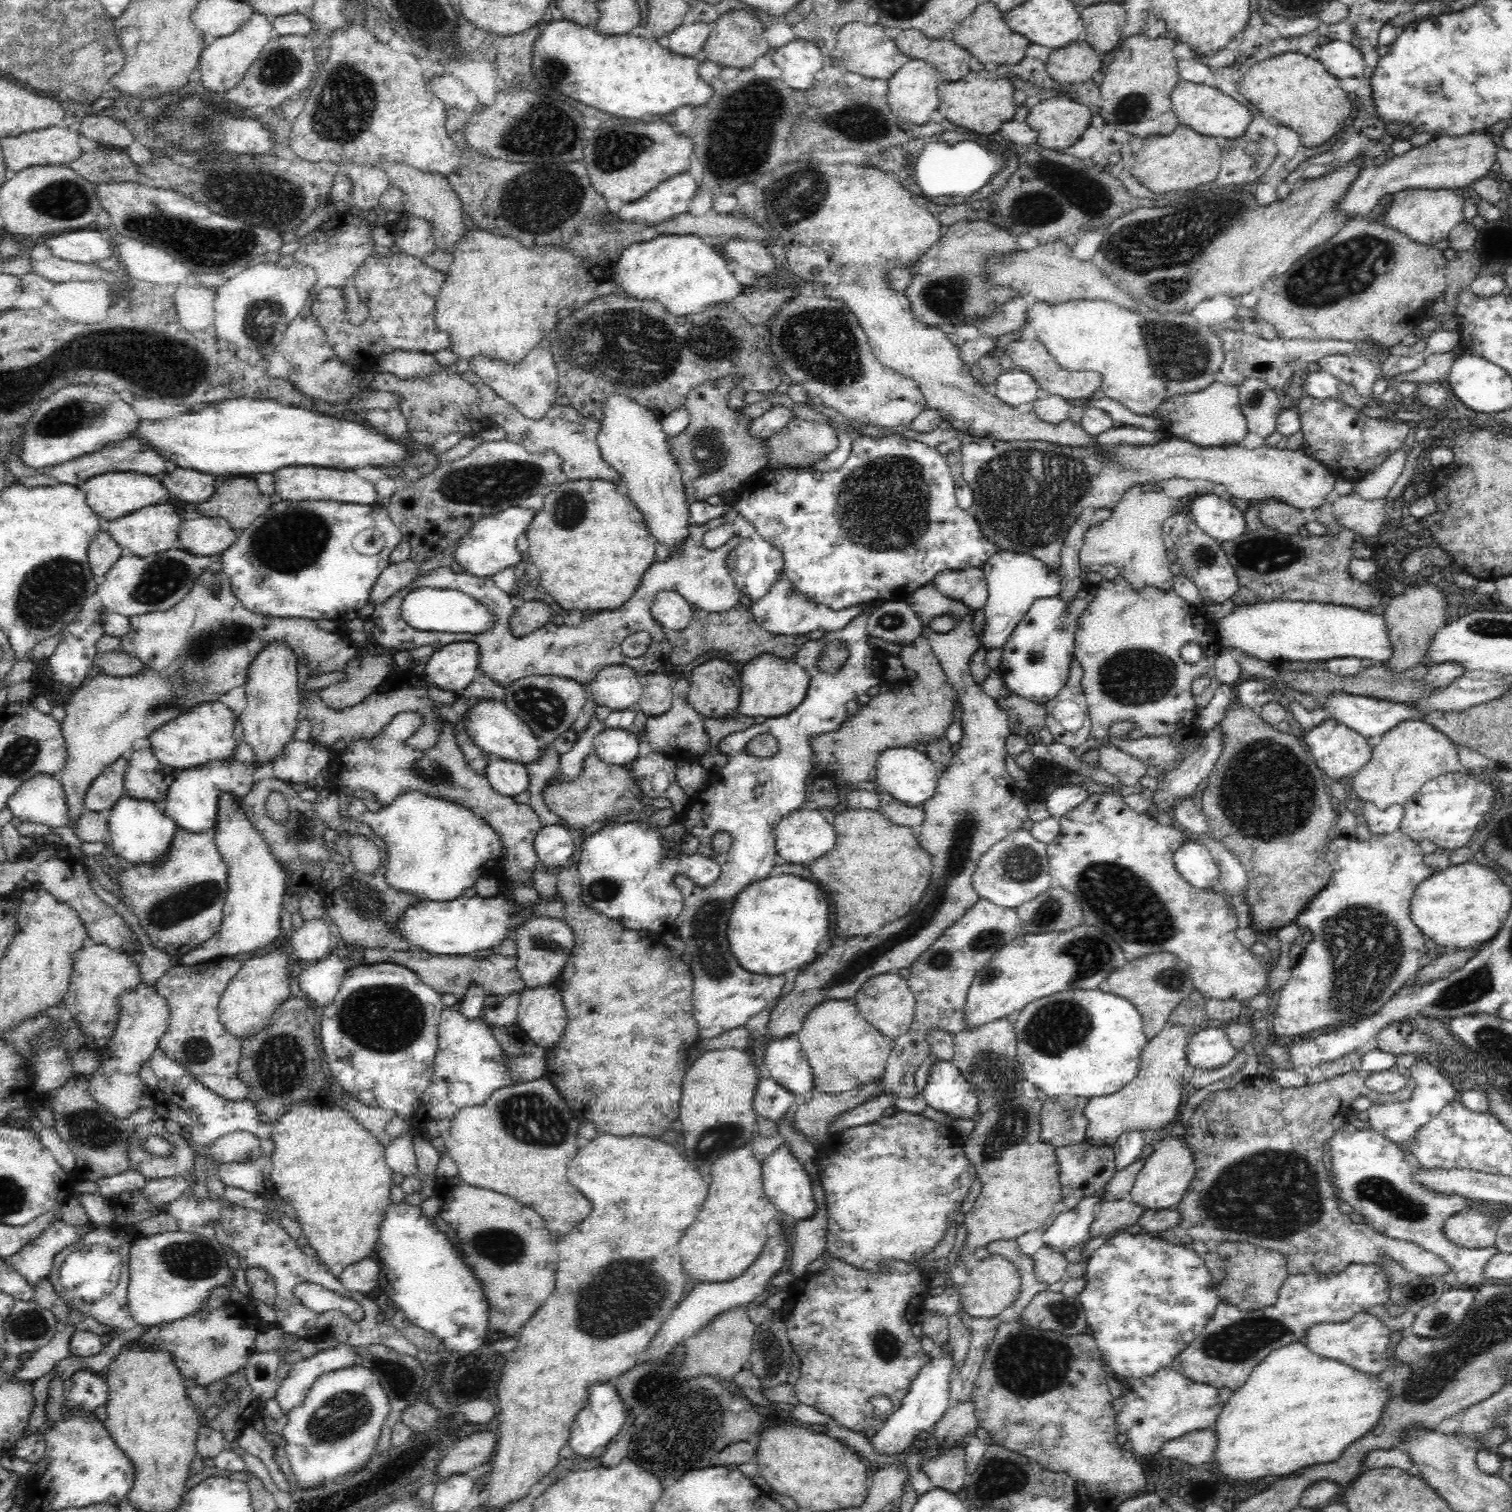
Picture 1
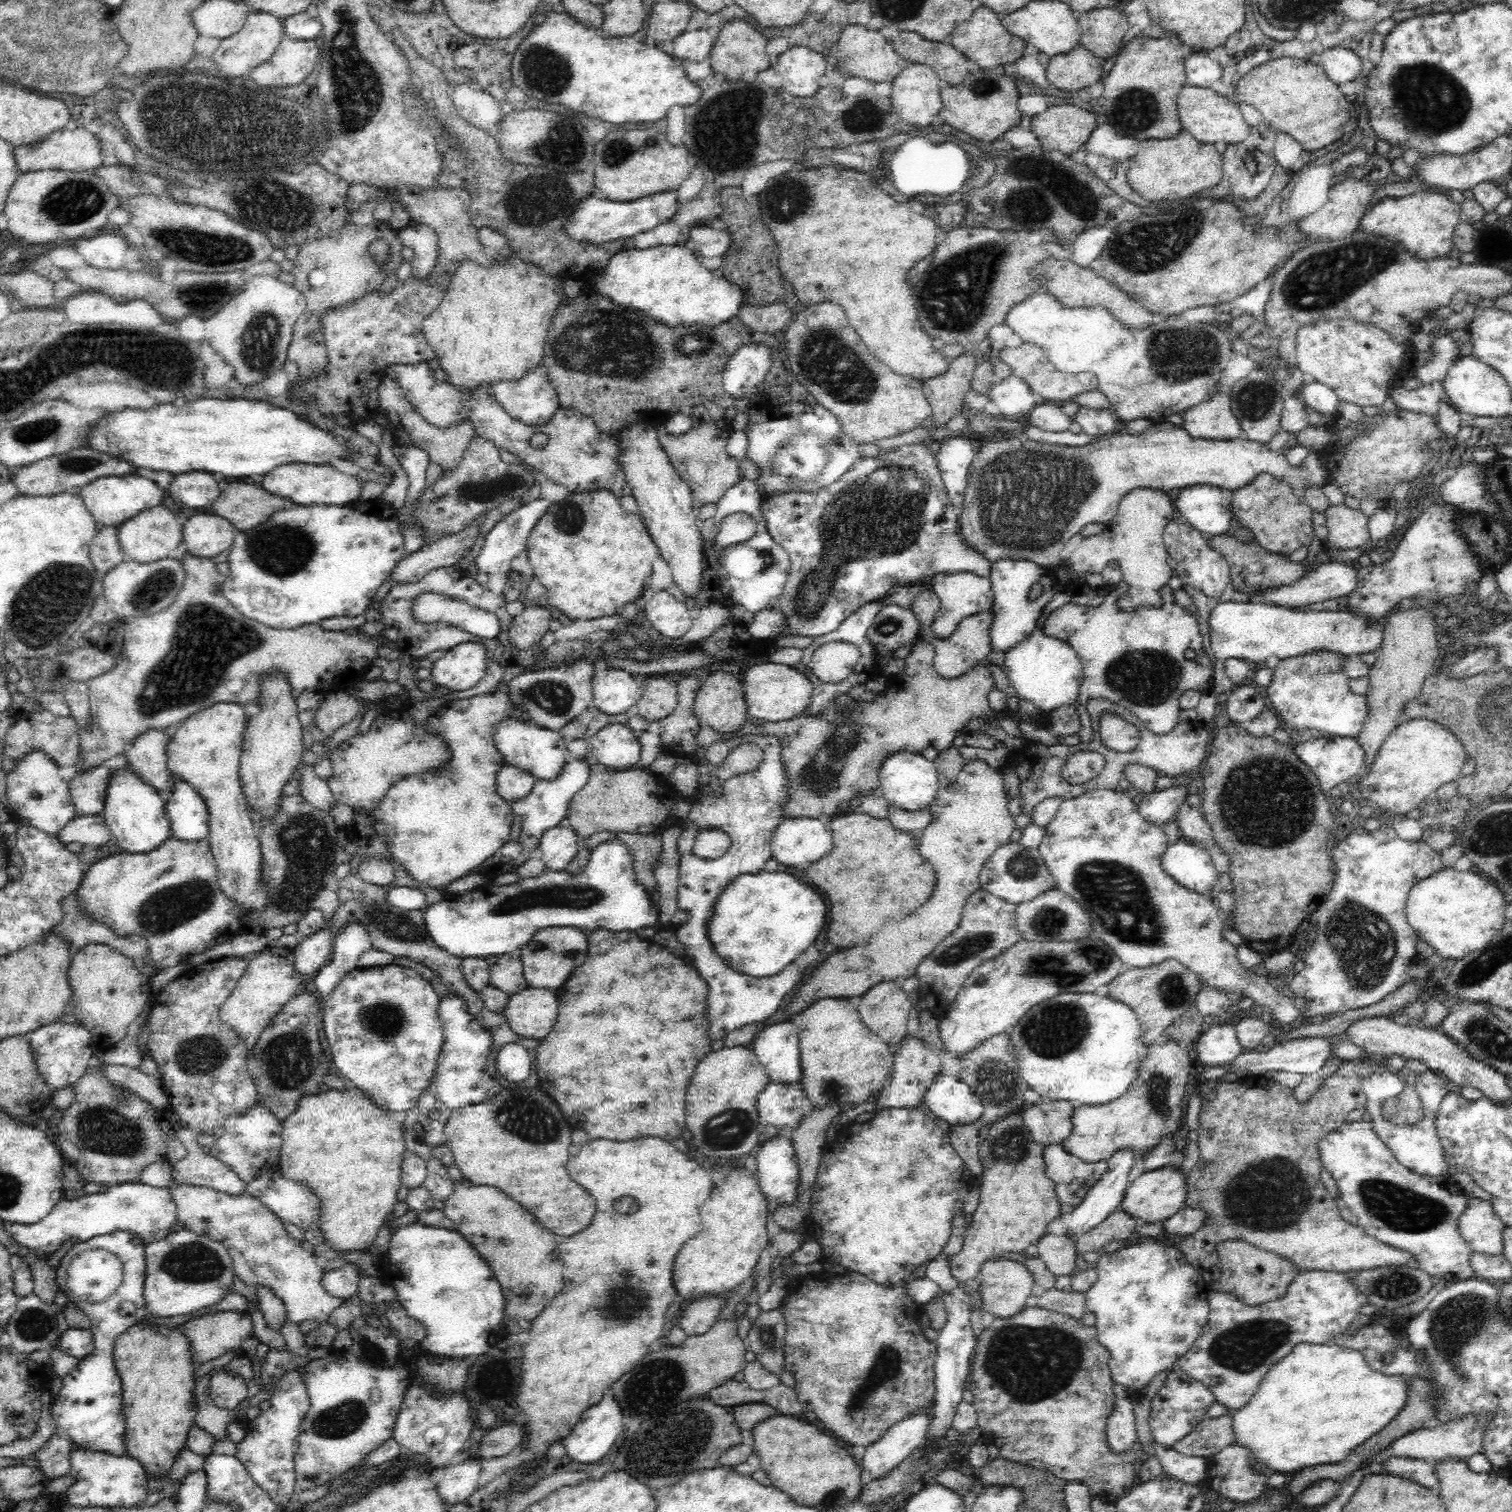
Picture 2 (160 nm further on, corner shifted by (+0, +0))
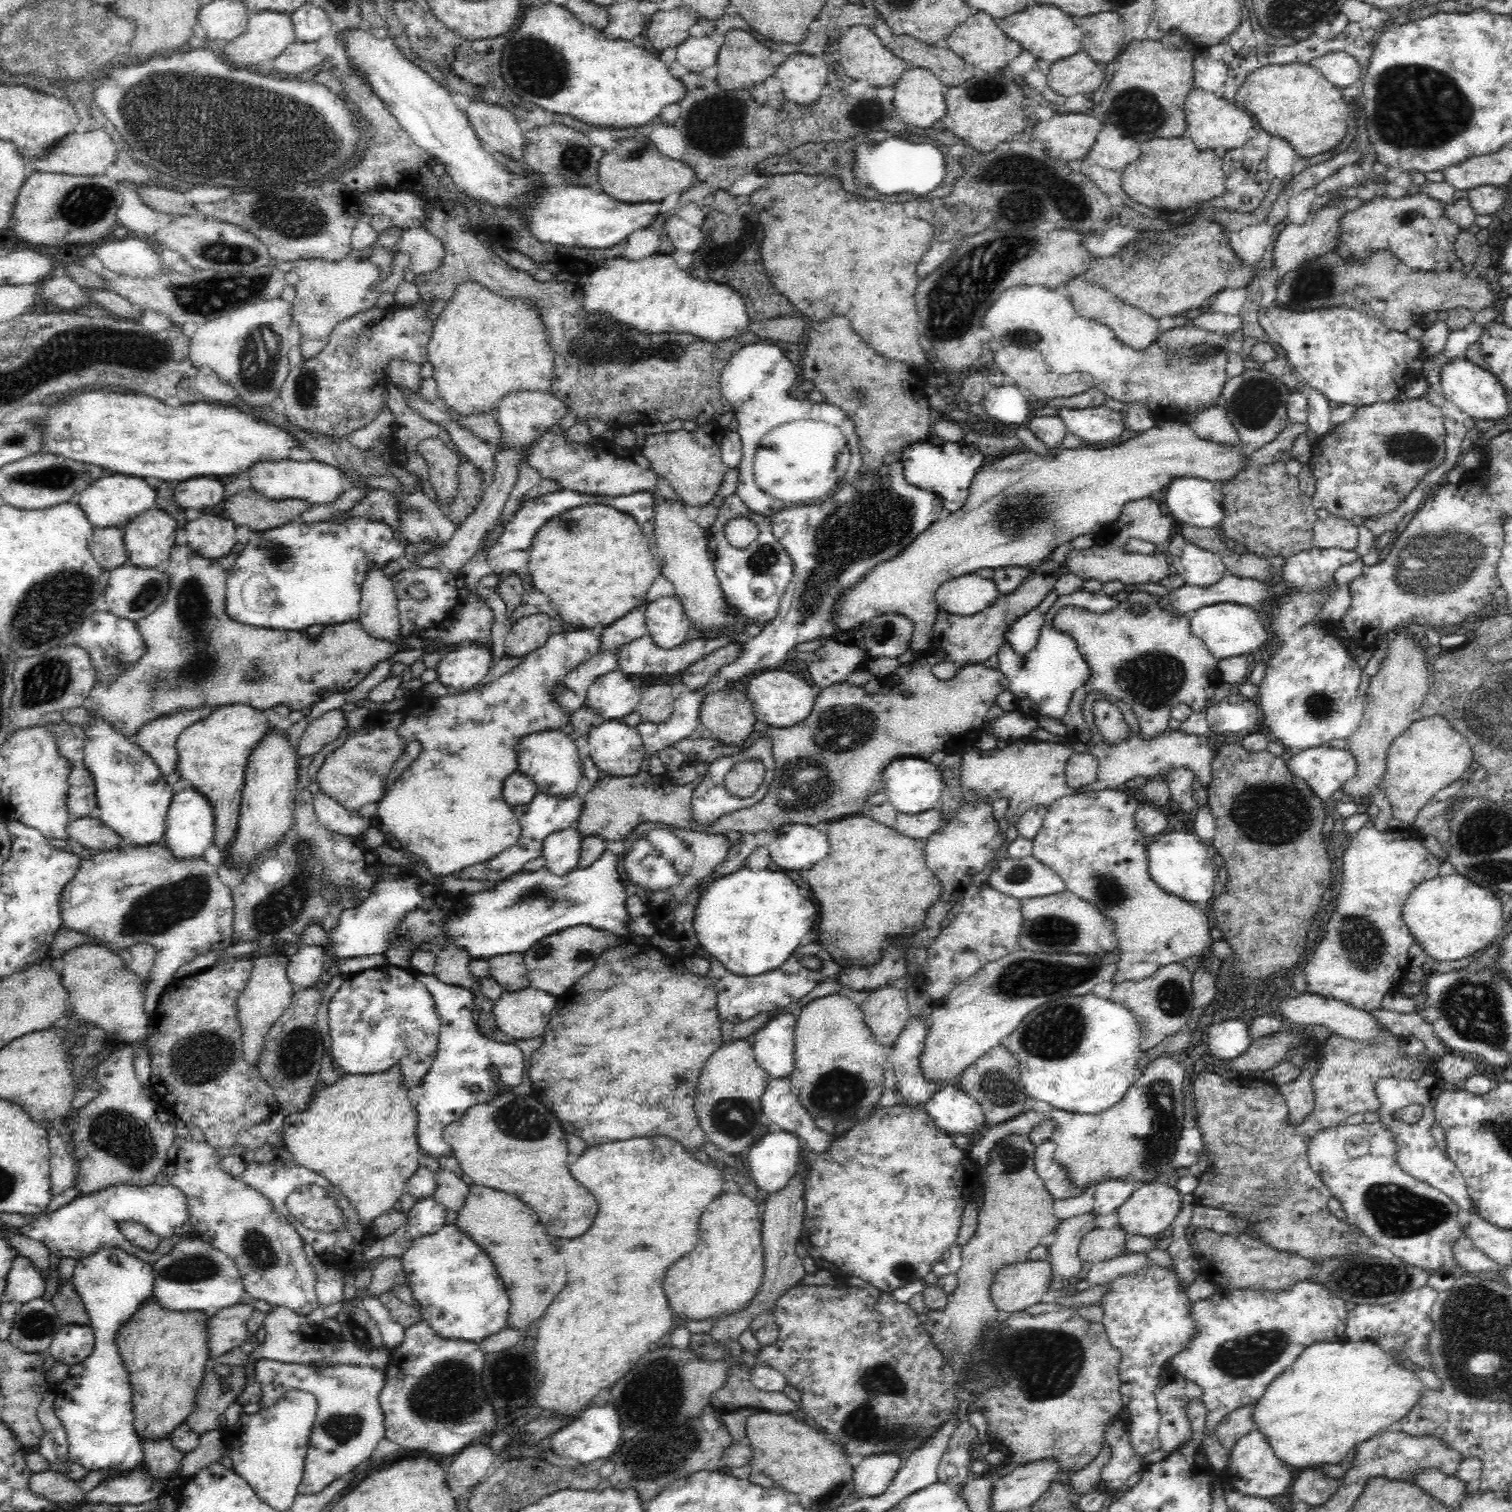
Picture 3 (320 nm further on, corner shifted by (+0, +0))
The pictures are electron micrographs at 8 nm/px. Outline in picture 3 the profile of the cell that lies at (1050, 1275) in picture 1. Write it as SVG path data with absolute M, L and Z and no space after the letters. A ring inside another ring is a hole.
M1093 1212L1080 1214L1060 1222L1055 1231L1056 1240L1049 1247L1050 1264L1055 1275L1064 1281L1074 1281L1084 1267L1079 1257L1082 1238L1098 1228Z

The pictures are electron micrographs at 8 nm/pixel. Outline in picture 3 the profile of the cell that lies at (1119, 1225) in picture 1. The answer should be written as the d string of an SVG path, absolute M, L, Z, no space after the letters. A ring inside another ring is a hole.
M1120 1227L1092 1230L1082 1238L1079 1257L1083 1263L1104 1262L1116 1258L1126 1250L1126 1234Z

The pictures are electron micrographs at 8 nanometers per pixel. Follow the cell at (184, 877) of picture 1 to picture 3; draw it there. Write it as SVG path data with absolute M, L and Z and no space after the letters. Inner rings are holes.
M164 843L162 846L128 846L122 850L114 850L114 852L96 852L90 858L81 859L81 865L78 866L76 874L72 880L66 884L65 888L61 891L60 909L62 924L60 928L78 931L78 933L87 934L92 939L99 940L100 946L118 954L118 951L129 949L131 946L137 944L150 944L157 952L155 956L155 963L151 971L147 989L145 990L145 1010L154 1014L157 1009L159 998L162 996L163 990L173 981L173 974L183 965L188 964L197 956L206 954L210 951L220 952L230 944L233 944L233 898L231 897L231 890L228 886L224 885L218 878L218 866L206 863L203 857L199 859L178 859L174 857L173 851L169 849Z

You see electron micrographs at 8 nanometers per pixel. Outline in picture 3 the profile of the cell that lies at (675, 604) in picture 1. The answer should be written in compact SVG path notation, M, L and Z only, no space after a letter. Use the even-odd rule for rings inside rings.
M676 596L657 598L649 602L645 623L654 645L666 650L681 645L691 630L690 619Z

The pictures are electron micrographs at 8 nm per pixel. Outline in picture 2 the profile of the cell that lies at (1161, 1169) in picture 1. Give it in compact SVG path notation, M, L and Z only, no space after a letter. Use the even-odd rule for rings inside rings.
M1162 1167L1162 1170L1145 1172L1134 1182L1130 1183L1121 1208L1124 1213L1129 1214L1133 1219L1140 1218L1147 1224L1163 1223L1185 1207L1187 1193L1184 1176L1178 1170Z

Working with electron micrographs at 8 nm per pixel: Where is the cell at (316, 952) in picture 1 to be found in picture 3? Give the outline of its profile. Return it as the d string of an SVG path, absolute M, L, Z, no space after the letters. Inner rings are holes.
M300 945L297 953L289 958L286 975L294 990L307 989L318 982L323 972L324 950L320 946Z

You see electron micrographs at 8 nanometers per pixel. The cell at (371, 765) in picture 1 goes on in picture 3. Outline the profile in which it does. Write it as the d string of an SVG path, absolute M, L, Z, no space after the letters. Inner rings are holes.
M366 726L350 733L343 746L330 752L316 772L315 780L320 793L332 797L346 810L356 813L368 802L379 802L384 795L386 774L398 757L406 749L407 744L397 734L398 726ZM356 762L372 762L372 764L356 764Z

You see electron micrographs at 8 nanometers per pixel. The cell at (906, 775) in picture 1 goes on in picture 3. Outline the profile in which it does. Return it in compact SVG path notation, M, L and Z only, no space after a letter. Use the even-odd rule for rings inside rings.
M915 757L899 759L886 766L882 780L884 784L882 791L898 813L915 815L939 807L943 789L939 765Z

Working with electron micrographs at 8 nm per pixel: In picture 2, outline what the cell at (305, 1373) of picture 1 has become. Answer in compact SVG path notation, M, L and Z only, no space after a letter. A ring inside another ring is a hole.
M304 1368L286 1371L286 1374L283 1374L275 1384L272 1394L268 1398L270 1400L269 1408L261 1411L255 1418L245 1419L244 1423L241 1422L241 1425L244 1426L244 1438L236 1443L238 1452L235 1457L241 1459L245 1469L249 1471L250 1477L270 1495L273 1503L278 1507L285 1507L294 1494L296 1484L294 1457L298 1446L299 1427L311 1409L310 1395L307 1393L302 1377L304 1377Z

